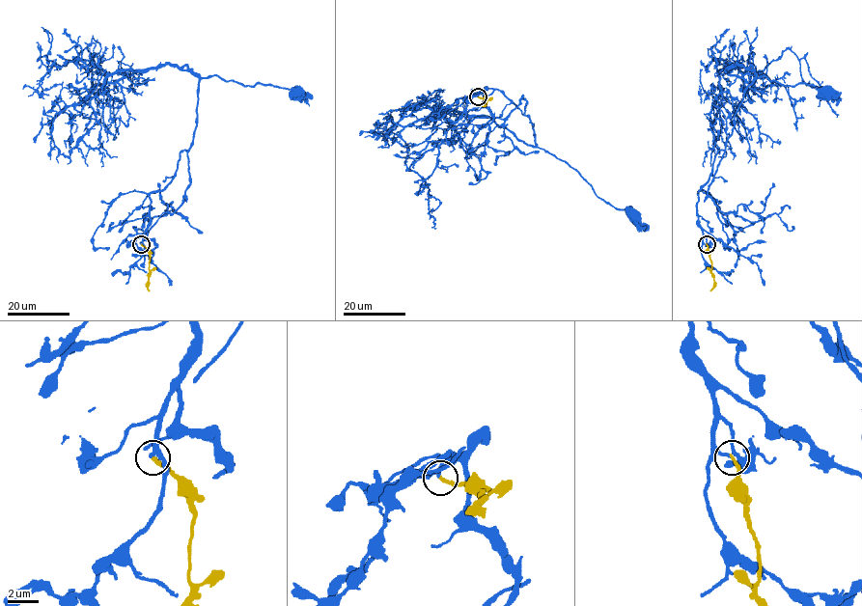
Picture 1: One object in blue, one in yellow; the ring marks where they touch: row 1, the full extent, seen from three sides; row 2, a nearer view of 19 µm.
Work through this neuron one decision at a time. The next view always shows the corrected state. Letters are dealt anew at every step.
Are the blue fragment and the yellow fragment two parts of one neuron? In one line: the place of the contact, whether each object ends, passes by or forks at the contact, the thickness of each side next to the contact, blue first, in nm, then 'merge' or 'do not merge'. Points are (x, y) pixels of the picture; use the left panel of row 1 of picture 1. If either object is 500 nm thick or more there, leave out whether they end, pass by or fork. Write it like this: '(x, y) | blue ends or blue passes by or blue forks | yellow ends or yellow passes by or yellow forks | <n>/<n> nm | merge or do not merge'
(141, 244) | blue ends | yellow ends | 200/220 nm | merge

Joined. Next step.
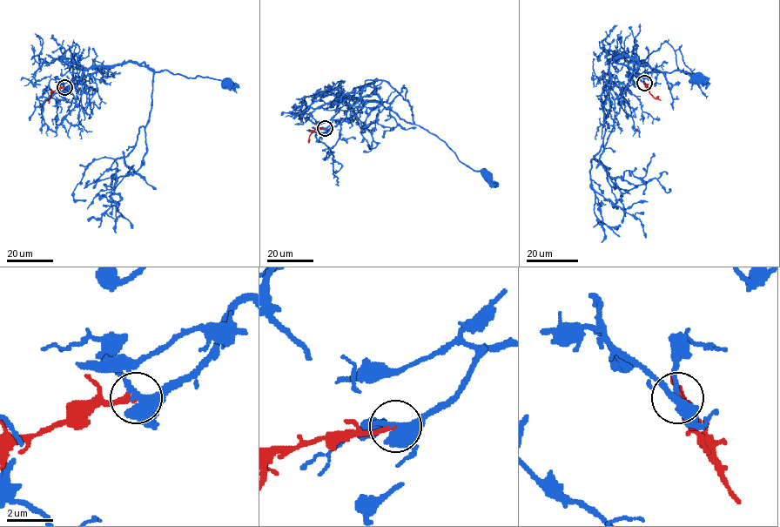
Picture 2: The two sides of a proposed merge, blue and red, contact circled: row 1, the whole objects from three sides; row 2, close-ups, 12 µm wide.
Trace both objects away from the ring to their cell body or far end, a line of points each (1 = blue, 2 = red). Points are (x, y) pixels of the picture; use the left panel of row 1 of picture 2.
1: (64, 87), (75, 77), (127, 62), (156, 71), (167, 70), (185, 77), (201, 76), (228, 83)
2: (64, 87), (53, 91), (48, 103)

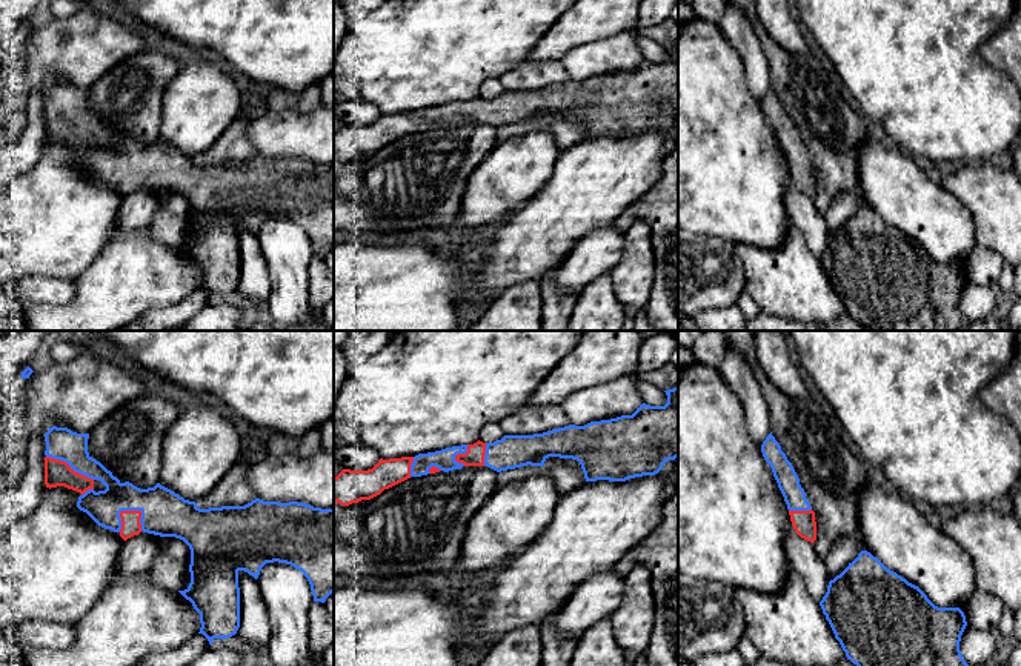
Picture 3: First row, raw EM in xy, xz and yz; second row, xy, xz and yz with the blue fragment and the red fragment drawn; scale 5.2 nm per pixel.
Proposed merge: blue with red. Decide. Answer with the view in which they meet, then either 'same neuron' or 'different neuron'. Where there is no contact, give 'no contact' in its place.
meets blue in xy; same neuron

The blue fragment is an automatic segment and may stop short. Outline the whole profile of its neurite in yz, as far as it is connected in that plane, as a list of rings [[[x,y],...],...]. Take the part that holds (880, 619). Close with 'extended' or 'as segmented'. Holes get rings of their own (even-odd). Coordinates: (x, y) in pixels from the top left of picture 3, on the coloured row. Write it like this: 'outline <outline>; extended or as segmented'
outline [[[861,551],[829,581],[820,601],[847,660],[856,666],[969,666],[959,641],[967,626],[959,608],[938,608],[915,584]]]; as segmented

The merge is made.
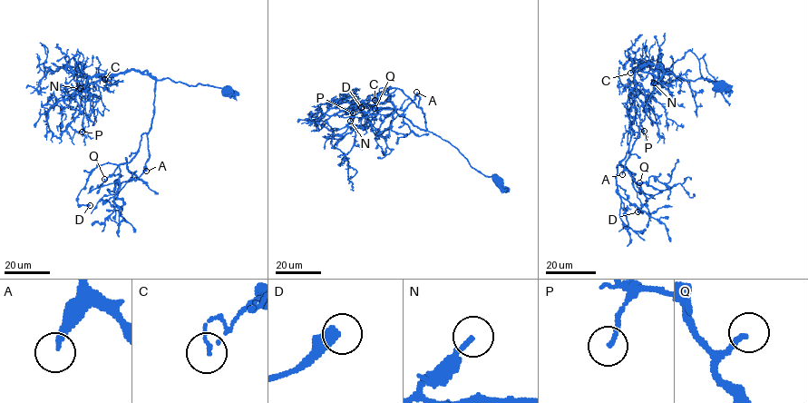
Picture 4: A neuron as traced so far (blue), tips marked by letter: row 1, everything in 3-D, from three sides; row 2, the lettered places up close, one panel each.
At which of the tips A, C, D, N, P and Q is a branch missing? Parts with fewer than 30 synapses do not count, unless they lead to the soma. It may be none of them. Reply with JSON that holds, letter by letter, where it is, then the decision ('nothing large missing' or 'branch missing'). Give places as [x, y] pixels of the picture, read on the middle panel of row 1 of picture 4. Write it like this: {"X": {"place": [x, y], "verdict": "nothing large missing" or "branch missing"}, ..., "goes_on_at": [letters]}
{"A": {"place": [416, 92], "verdict": "branch missing"}, "C": {"place": [374, 100], "verdict": "nothing large missing"}, "D": {"place": [361, 107], "verdict": "nothing large missing"}, "N": {"place": [350, 121], "verdict": "nothing large missing"}, "P": {"place": [353, 113], "verdict": "nothing large missing"}, "Q": {"place": [374, 108], "verdict": "nothing large missing"}, "goes_on_at": ["A"]}

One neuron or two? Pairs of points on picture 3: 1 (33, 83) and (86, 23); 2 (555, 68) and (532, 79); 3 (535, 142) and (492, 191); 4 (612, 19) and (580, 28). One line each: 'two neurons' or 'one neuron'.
1: one neuron
2: one neuron
3: one neuron
4: one neuron

